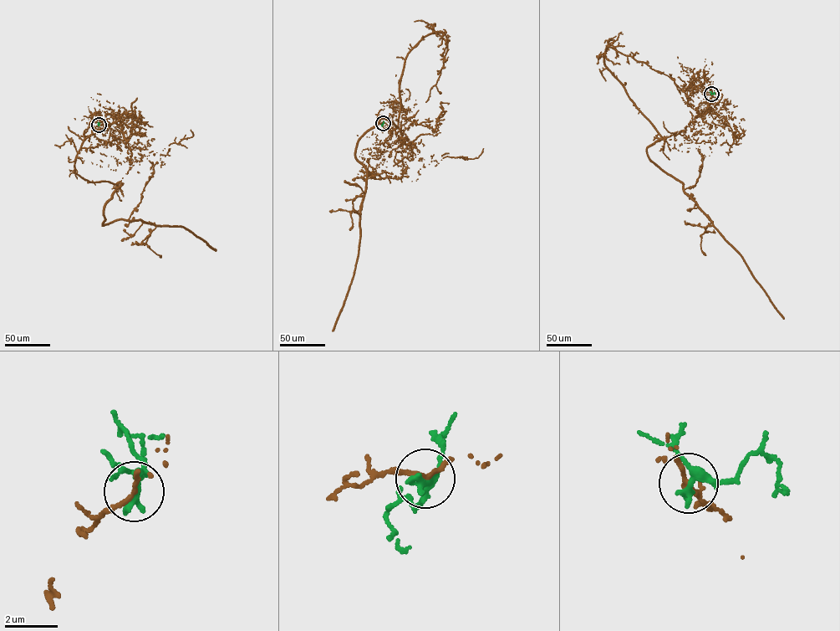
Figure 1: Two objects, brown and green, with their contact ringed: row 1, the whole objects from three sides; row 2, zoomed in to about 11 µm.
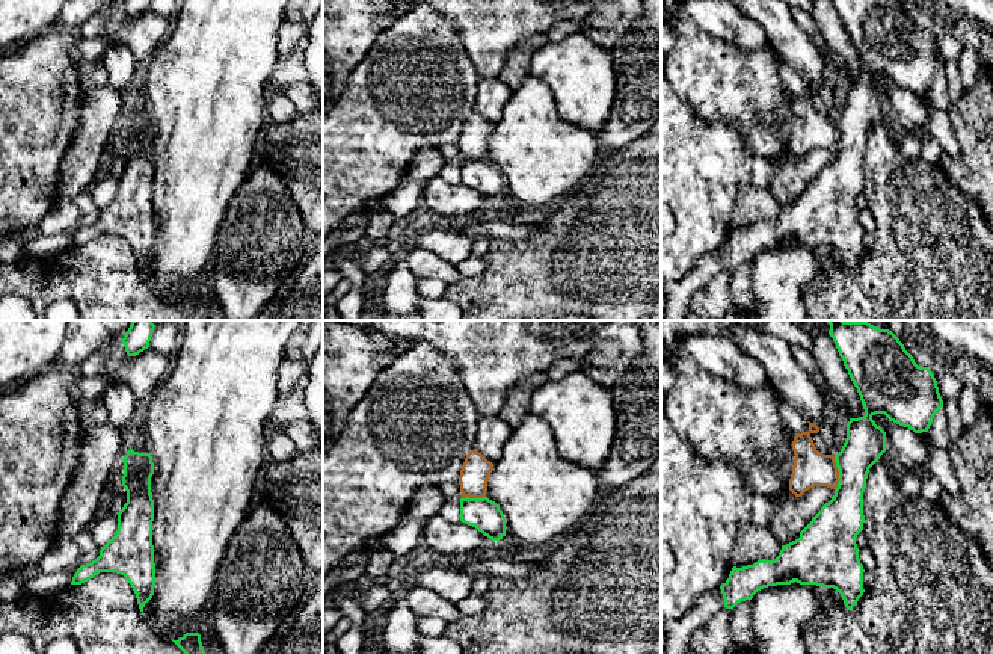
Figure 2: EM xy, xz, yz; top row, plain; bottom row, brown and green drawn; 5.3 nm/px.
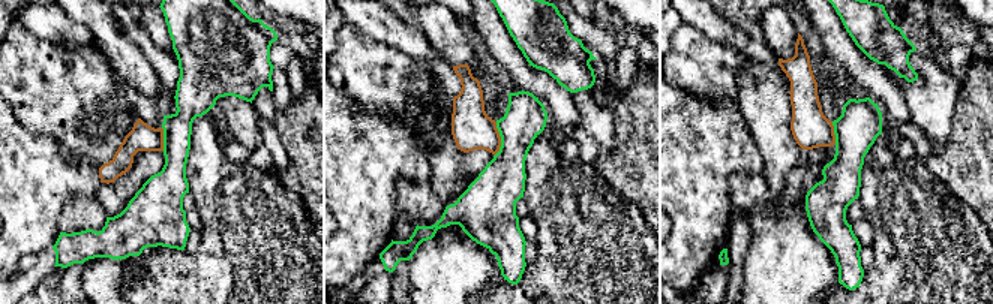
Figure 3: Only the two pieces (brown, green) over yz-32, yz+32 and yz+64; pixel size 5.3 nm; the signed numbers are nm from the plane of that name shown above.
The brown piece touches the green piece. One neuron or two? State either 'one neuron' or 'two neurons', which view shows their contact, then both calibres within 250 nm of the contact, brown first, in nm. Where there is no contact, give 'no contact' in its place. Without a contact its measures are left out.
two neurons | yz | 190/240 nm

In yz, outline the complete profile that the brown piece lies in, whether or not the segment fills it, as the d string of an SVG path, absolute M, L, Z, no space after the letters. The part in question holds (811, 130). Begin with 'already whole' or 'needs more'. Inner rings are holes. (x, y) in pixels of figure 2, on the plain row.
already whole; M810 83L809 92L795 95L792 112L795 116L792 136L789 140L789 153L795 159L801 159L815 148L838 150L839 131L833 116L822 116L816 112L812 95L818 95L819 89Z

